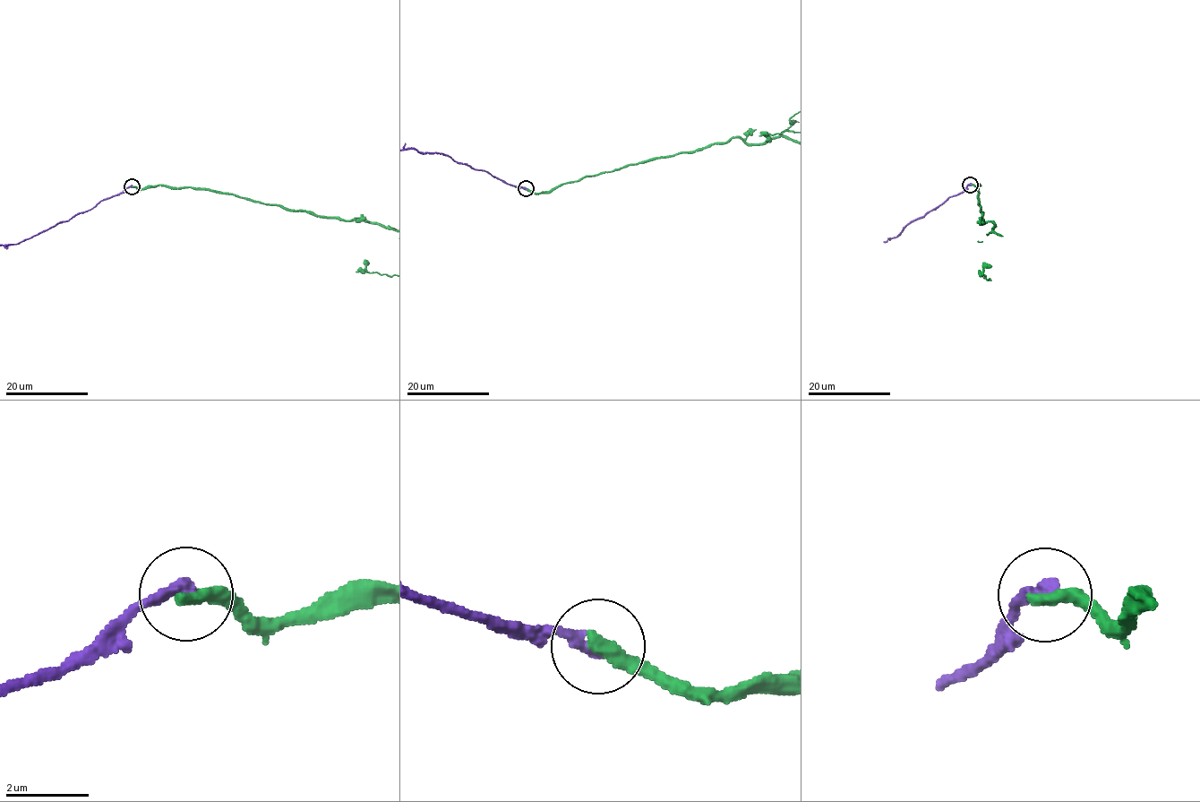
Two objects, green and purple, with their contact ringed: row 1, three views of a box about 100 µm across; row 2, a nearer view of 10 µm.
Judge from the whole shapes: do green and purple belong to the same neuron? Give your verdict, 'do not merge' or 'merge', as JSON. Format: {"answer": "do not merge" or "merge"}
{"answer": "do not merge"}

